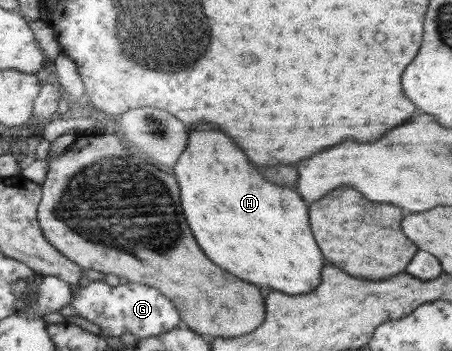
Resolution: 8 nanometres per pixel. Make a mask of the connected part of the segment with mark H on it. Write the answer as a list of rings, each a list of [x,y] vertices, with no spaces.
[[[209,123],[195,125],[189,131],[187,147],[175,163],[173,173],[181,187],[181,209],[187,223],[201,251],[215,265],[243,281],[253,281],[253,285],[257,283],[259,287],[271,287],[287,295],[306,294],[319,285],[321,267],[325,261],[313,239],[305,201],[297,191],[265,181],[227,135],[215,131]]]

